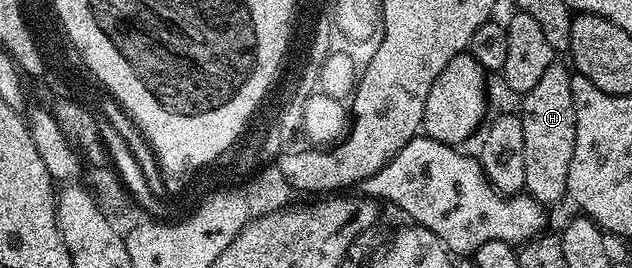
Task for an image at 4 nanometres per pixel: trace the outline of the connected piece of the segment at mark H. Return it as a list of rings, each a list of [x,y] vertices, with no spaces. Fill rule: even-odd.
[[[555,63],[547,67],[539,83],[520,98],[523,147],[527,147],[524,192],[546,207],[552,207],[560,197],[566,196],[567,171],[571,167],[571,155],[575,155],[575,103],[571,95],[573,73],[570,66],[565,65]]]

